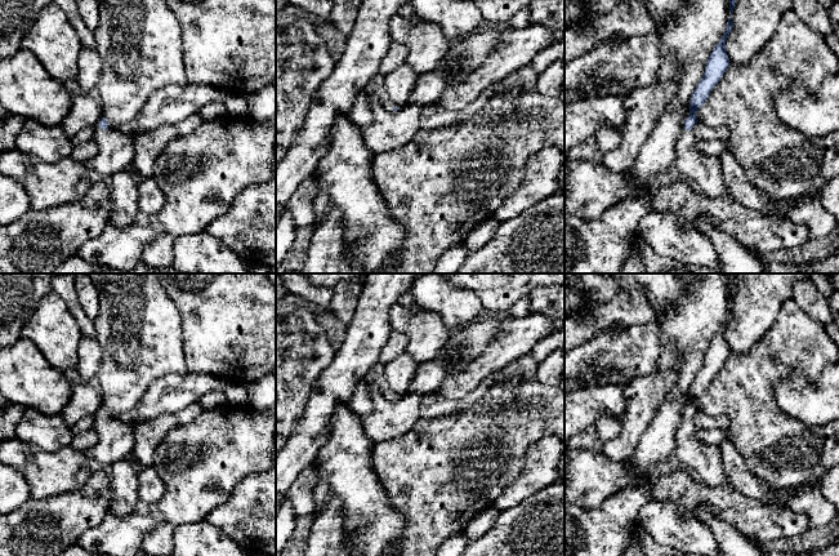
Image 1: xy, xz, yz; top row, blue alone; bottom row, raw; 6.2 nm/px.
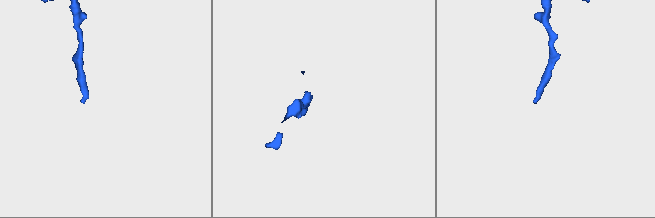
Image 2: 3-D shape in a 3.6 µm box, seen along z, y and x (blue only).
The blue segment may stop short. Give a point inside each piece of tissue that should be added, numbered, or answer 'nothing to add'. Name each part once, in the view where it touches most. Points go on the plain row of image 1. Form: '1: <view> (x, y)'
1: xy (116, 437)

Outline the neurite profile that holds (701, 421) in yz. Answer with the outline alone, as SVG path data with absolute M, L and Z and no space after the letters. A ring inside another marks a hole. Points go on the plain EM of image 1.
M697 410L693 414L691 423L697 430L719 428L719 430L727 431L729 426L729 419L724 414L708 414L702 410Z

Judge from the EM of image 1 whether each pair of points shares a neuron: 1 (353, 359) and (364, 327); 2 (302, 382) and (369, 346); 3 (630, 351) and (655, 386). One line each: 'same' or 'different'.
1: same
2: different
3: different

